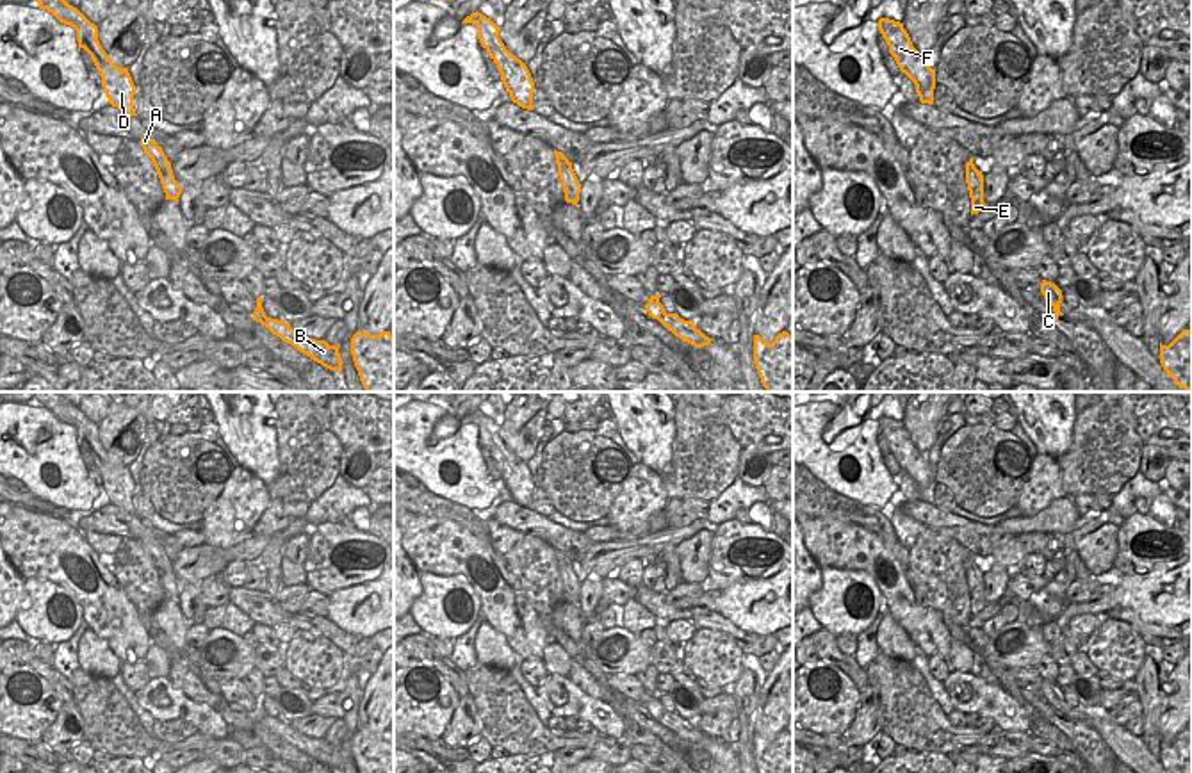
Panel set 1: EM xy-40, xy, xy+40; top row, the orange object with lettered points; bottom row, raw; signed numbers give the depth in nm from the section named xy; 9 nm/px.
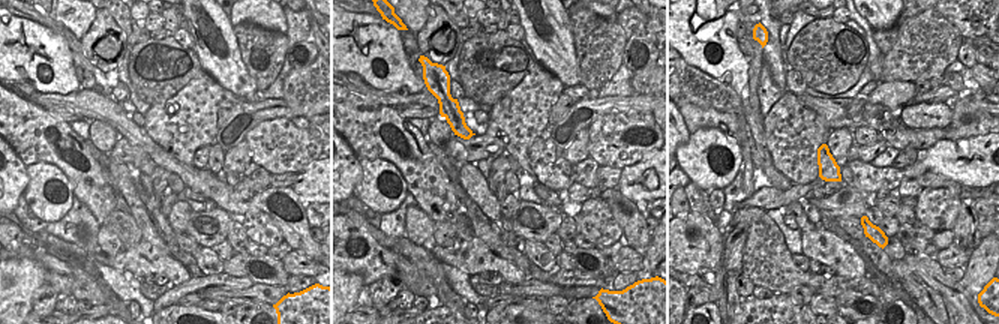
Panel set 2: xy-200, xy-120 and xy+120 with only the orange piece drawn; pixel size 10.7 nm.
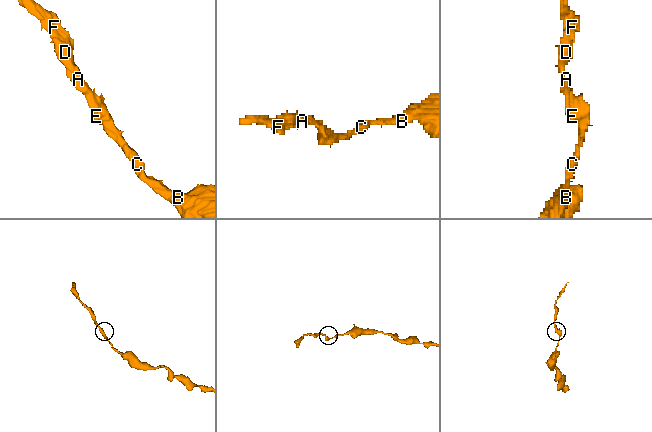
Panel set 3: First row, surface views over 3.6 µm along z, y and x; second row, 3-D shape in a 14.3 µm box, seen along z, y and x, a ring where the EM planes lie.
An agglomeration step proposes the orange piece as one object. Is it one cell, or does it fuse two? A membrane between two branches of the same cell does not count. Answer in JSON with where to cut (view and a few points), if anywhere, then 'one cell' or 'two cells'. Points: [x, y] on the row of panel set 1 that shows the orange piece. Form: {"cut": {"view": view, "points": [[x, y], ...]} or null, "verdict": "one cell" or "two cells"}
{"cut": null, "verdict": "one cell"}

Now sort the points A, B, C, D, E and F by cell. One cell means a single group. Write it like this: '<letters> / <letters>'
A B C D E F

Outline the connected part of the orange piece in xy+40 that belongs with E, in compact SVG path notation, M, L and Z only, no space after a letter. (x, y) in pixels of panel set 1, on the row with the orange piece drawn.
M973 157L966 162L966 183L971 198L971 216L982 212L984 203L984 175L973 164Z

